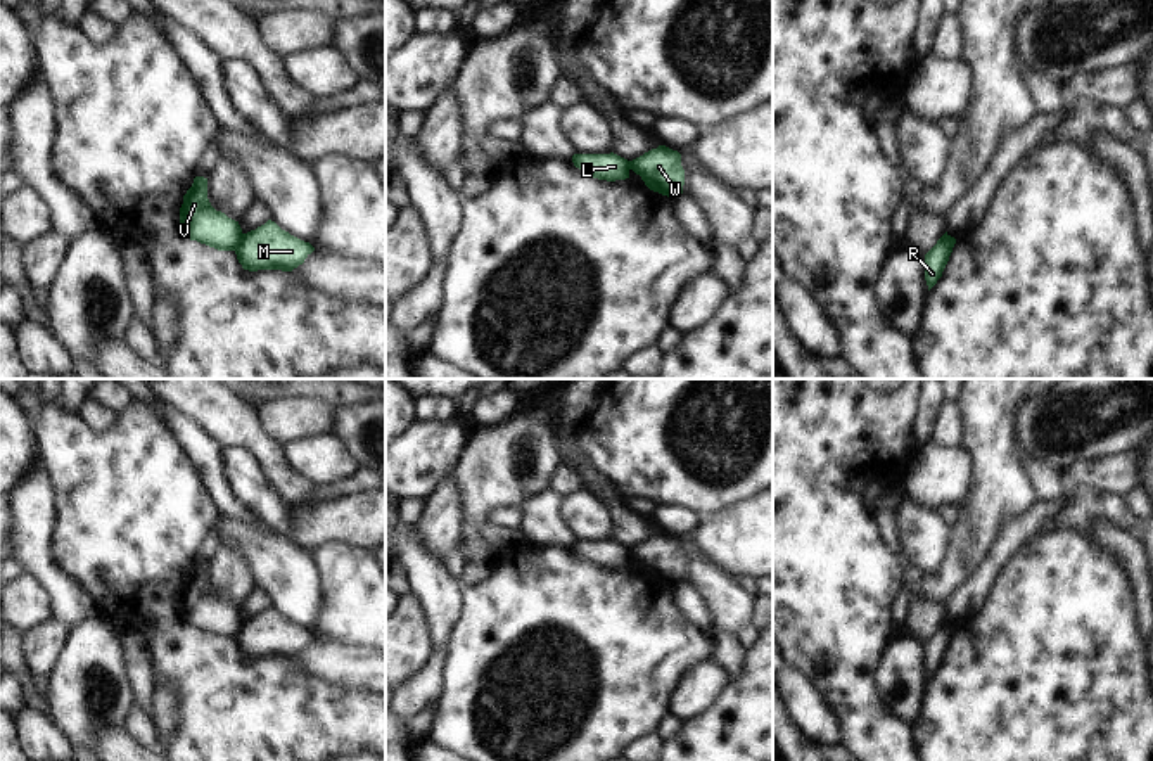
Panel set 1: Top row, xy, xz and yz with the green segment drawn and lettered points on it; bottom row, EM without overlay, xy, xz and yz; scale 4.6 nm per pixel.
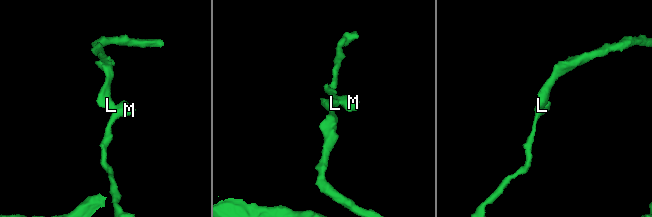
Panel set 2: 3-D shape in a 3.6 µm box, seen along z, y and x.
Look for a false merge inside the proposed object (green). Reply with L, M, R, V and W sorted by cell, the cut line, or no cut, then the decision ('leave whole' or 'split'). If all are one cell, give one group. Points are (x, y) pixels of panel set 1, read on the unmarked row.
L V / M R W | xy (242, 621), (234, 637) | split

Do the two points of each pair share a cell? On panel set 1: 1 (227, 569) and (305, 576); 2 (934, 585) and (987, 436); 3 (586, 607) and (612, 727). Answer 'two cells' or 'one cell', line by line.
1: two cells
2: one cell
3: one cell

